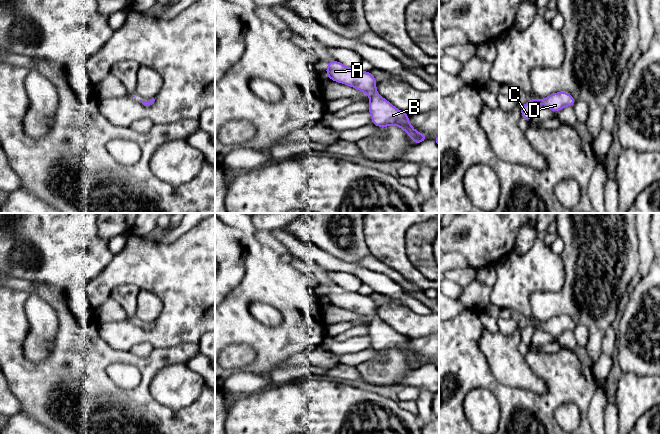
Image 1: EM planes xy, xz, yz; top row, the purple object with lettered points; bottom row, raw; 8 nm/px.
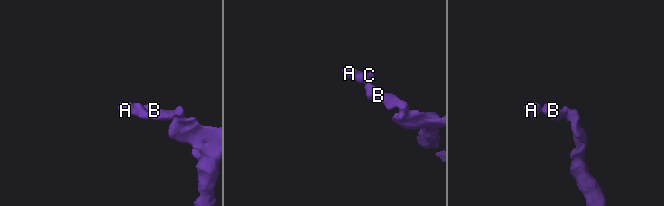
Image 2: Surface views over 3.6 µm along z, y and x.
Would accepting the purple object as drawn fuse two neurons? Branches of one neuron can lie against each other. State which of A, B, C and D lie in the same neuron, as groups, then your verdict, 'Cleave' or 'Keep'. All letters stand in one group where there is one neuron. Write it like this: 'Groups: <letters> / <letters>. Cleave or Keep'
Groups: A B C D. Keep

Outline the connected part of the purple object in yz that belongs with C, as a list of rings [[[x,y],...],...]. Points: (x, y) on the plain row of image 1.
[[[566,315],[553,317],[542,324],[532,321],[529,326],[521,330],[521,341],[528,346],[531,345],[534,332],[541,327],[554,337],[557,337],[566,330],[573,331],[576,324]]]

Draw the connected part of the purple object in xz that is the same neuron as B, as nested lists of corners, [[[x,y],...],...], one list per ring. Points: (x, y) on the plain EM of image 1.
[[[330,284],[326,291],[329,303],[348,309],[369,319],[369,332],[371,348],[377,351],[399,350],[417,369],[428,364],[428,361],[417,356],[409,346],[408,337],[394,331],[388,324],[376,316],[377,304],[370,295],[361,295],[349,292],[336,284]]]

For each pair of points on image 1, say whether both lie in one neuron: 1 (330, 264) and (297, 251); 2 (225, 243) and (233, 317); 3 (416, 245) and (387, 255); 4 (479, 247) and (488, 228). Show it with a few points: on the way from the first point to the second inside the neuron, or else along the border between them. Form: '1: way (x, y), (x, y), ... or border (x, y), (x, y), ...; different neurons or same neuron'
1: way (322, 259), (314, 254), (305, 252); same neuron
2: border (244, 272), (241, 281), (225, 298); different neurons
3: border (412, 225), (406, 233), (406, 254), (417, 269); different neurons
4: way (484, 242), (488, 238), (488, 233); same neuron

